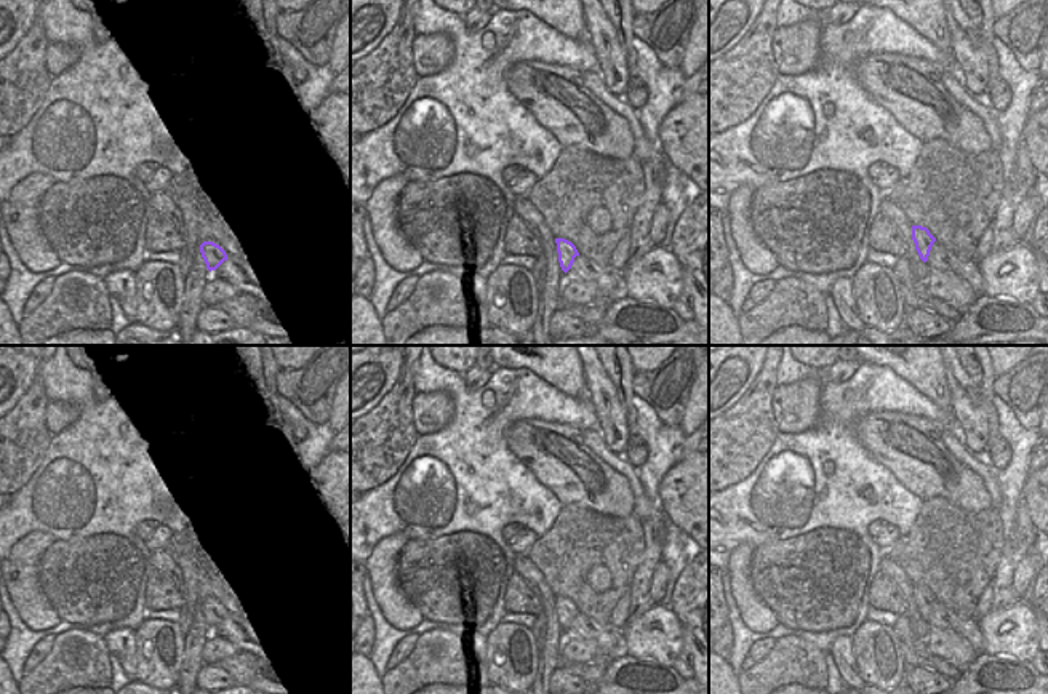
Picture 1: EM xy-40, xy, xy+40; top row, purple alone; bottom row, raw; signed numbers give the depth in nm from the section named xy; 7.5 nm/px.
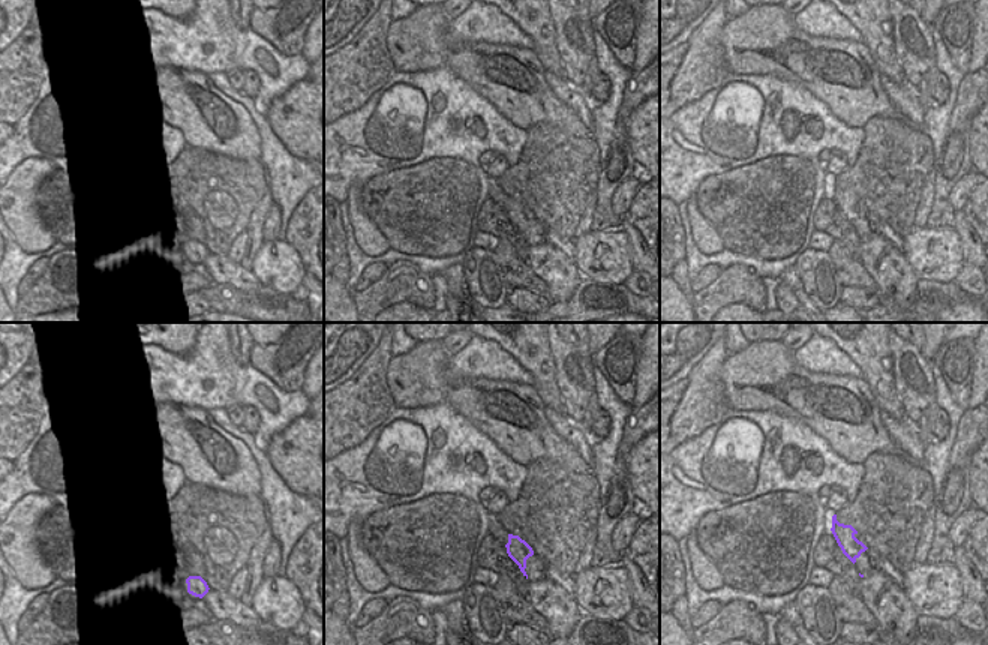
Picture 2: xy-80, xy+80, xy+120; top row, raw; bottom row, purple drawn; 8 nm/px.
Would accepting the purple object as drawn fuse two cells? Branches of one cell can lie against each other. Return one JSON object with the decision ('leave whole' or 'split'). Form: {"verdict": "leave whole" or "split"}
{"verdict": "leave whole"}

